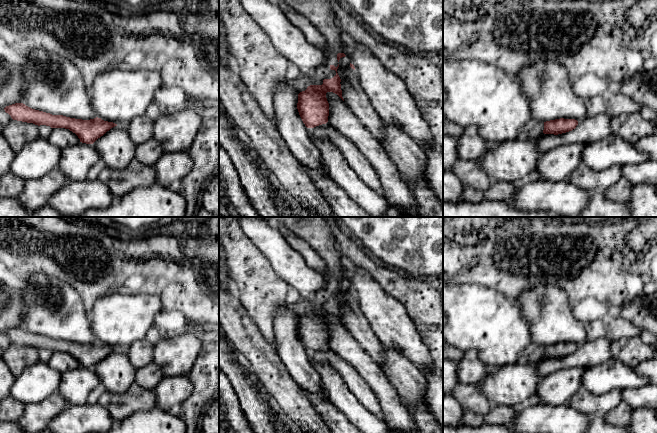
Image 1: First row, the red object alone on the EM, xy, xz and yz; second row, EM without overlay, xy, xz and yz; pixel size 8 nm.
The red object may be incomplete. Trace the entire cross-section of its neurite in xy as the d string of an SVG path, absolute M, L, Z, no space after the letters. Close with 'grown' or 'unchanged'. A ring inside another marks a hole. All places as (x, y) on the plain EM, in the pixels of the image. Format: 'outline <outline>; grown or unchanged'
outline M15 327L4 332L13 344L33 347L35 349L46 349L51 352L65 352L75 357L80 366L93 368L111 352L117 350L113 346L104 345L101 342L82 344L66 341L63 339L52 339L43 335L32 333L23 327Z; unchanged

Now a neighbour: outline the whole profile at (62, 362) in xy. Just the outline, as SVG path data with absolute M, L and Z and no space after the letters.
M53 352L48 365L61 374L80 367L78 360L65 352Z

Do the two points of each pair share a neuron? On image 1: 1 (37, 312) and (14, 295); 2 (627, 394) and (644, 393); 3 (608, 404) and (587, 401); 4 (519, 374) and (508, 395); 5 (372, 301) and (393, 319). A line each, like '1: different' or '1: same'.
1: different
2: same
3: same
4: same
5: same

